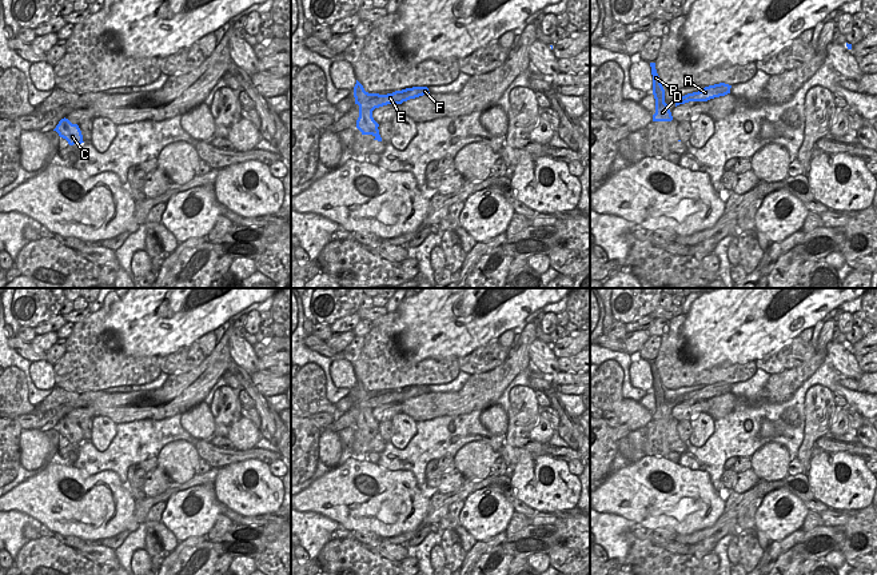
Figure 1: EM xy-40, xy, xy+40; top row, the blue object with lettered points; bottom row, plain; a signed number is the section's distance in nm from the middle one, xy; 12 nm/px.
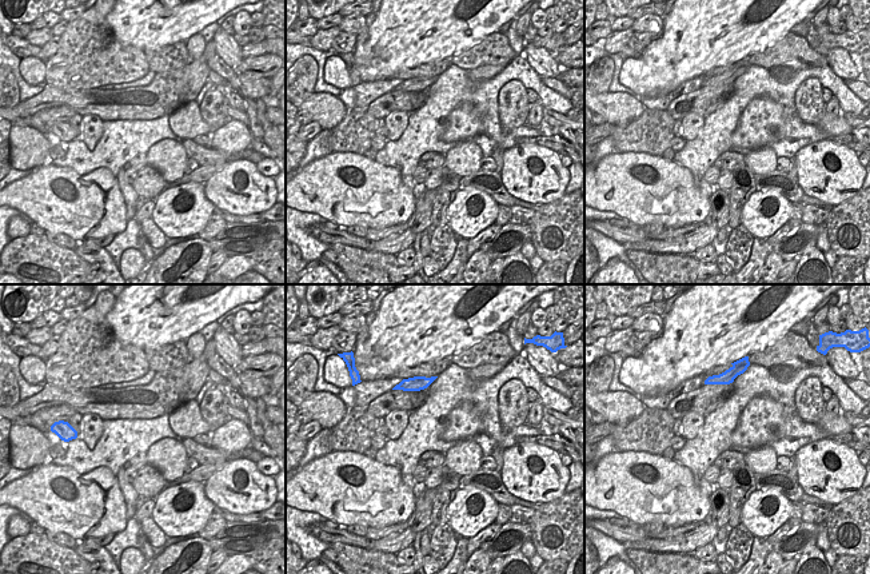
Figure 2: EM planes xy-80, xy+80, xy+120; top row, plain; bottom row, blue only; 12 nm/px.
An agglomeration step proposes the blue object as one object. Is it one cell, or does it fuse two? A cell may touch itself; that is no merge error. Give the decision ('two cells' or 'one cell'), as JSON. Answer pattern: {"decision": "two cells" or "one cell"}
{"decision": "two cells"}

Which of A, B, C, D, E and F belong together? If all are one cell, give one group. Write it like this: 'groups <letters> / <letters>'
groups A E F / B C D

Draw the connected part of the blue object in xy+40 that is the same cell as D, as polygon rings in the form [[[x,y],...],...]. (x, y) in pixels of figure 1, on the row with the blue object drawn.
[[[650,63],[650,67],[653,75],[653,95],[655,99],[655,113],[653,115],[653,121],[671,121],[673,116],[669,105],[665,103],[665,89],[657,73],[655,63]]]

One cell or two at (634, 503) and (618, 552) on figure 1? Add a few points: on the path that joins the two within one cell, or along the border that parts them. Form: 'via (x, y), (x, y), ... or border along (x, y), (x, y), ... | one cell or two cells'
border along (604, 512), (614, 512), (636, 523) | two cells

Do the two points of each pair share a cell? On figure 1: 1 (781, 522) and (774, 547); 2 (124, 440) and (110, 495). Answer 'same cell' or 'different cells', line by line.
1: different cells
2: different cells

